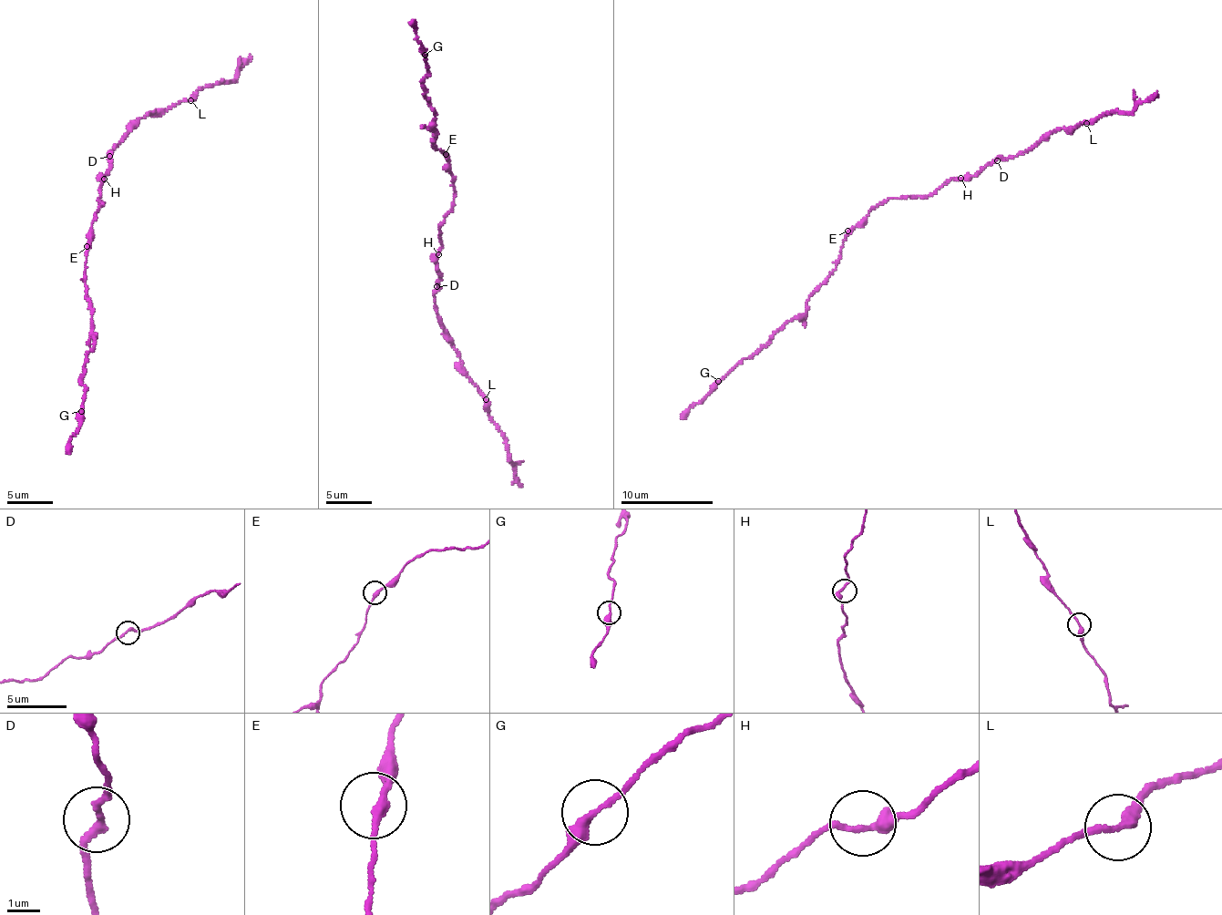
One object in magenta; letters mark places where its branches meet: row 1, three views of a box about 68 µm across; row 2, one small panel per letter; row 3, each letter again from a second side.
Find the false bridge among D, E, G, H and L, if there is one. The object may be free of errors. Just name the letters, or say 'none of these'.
L

